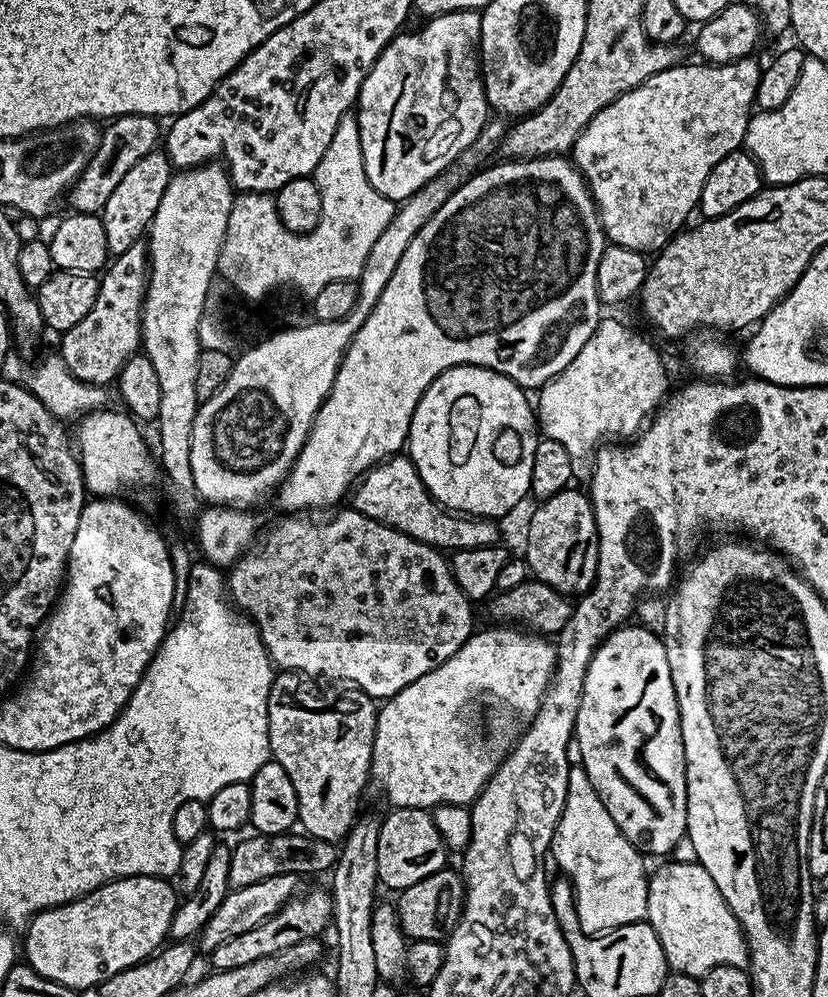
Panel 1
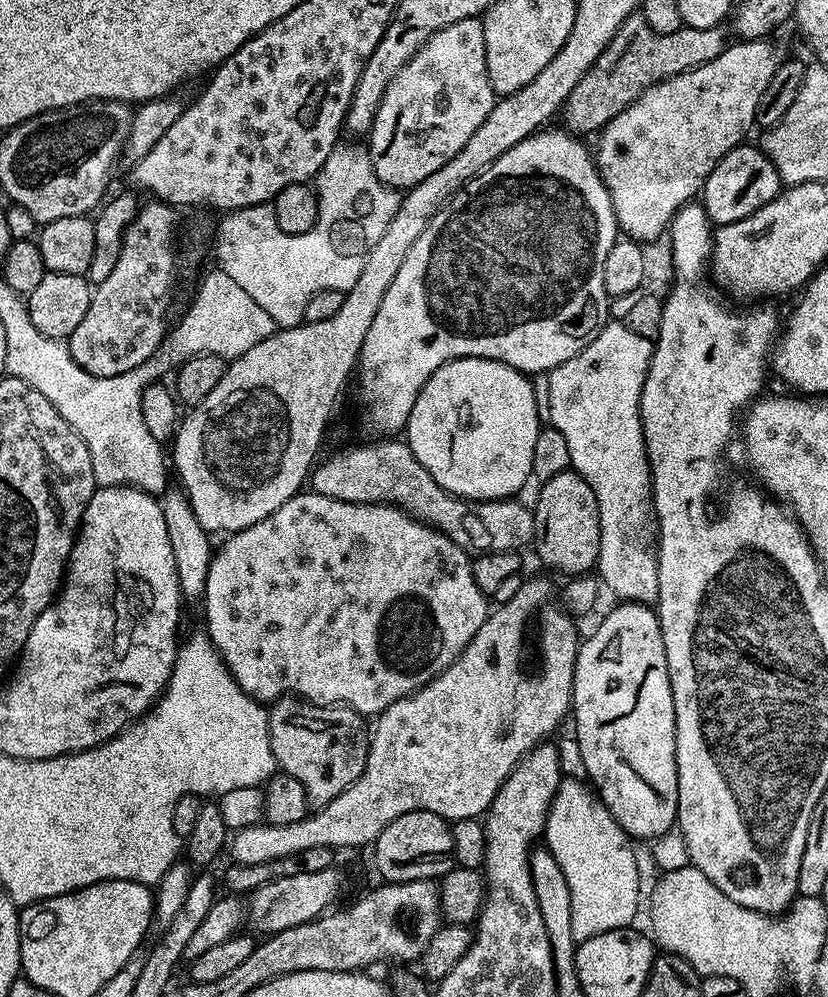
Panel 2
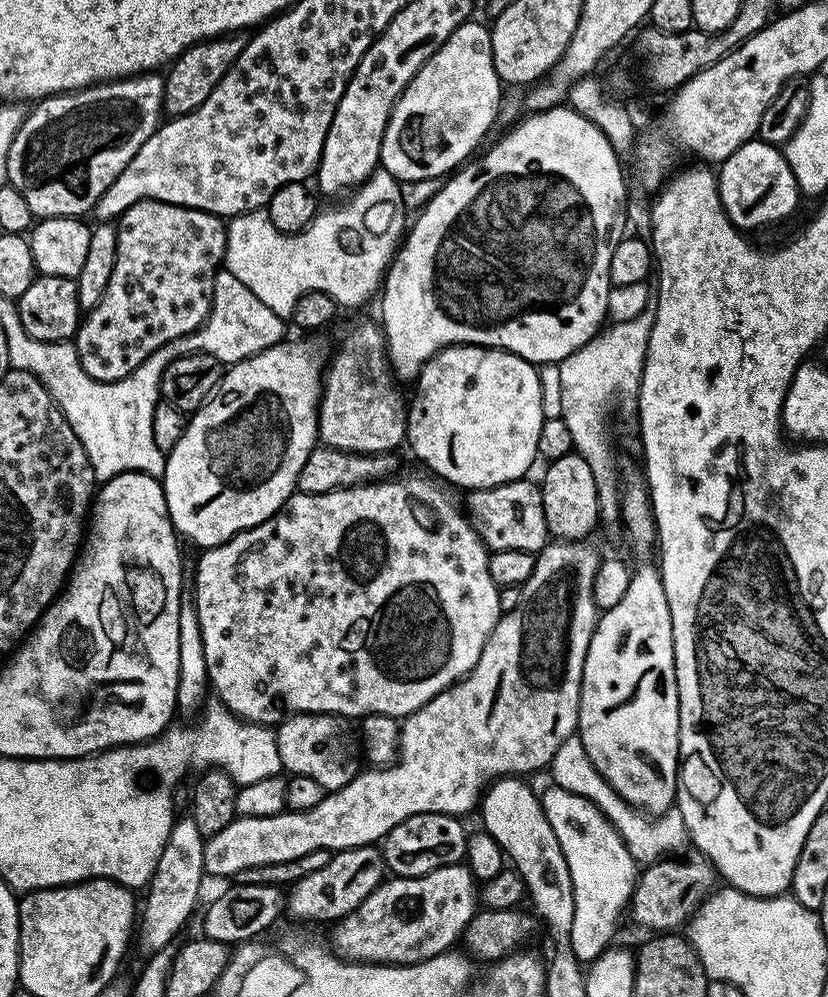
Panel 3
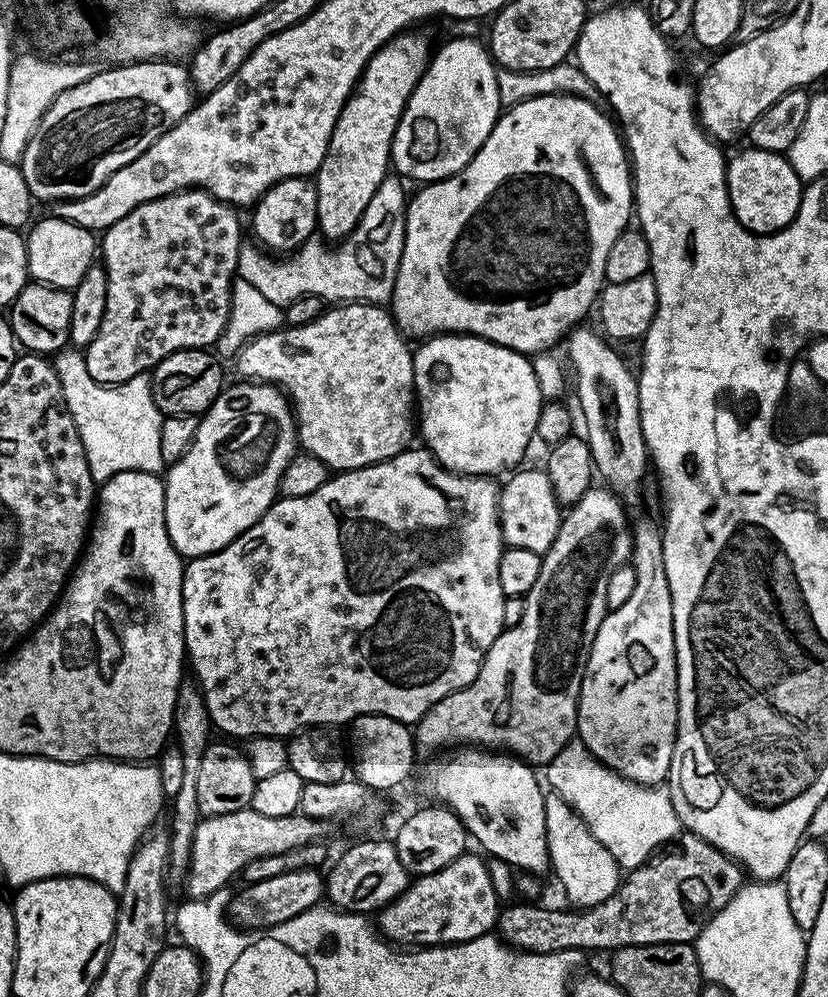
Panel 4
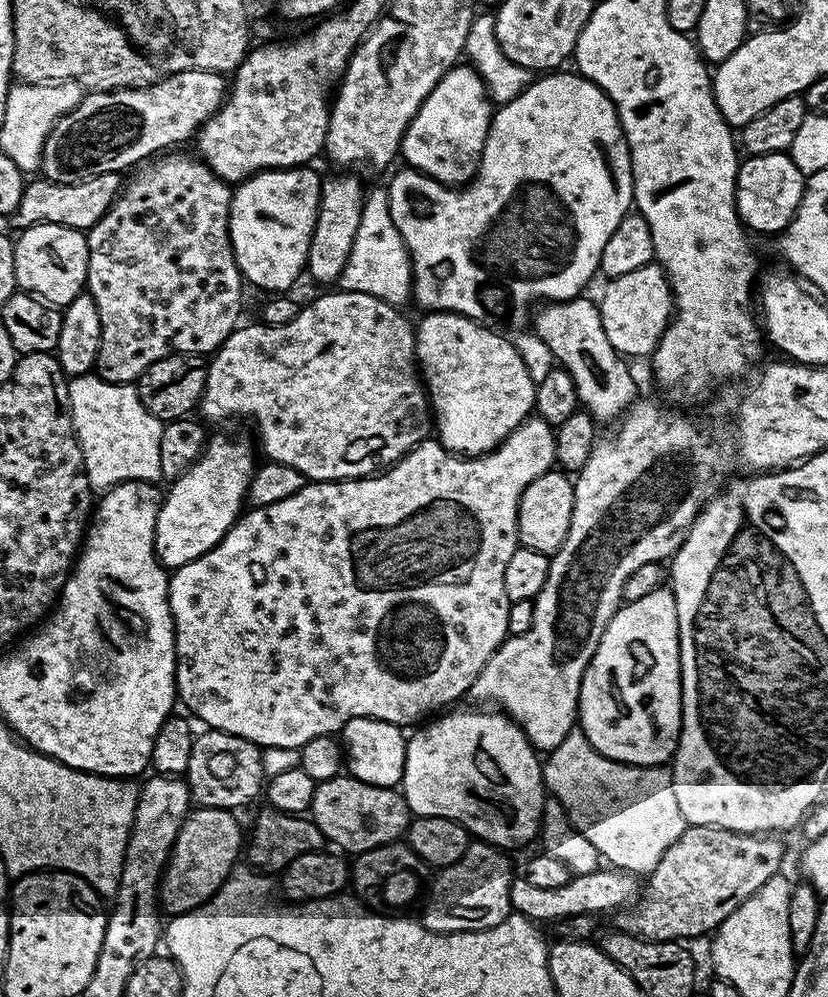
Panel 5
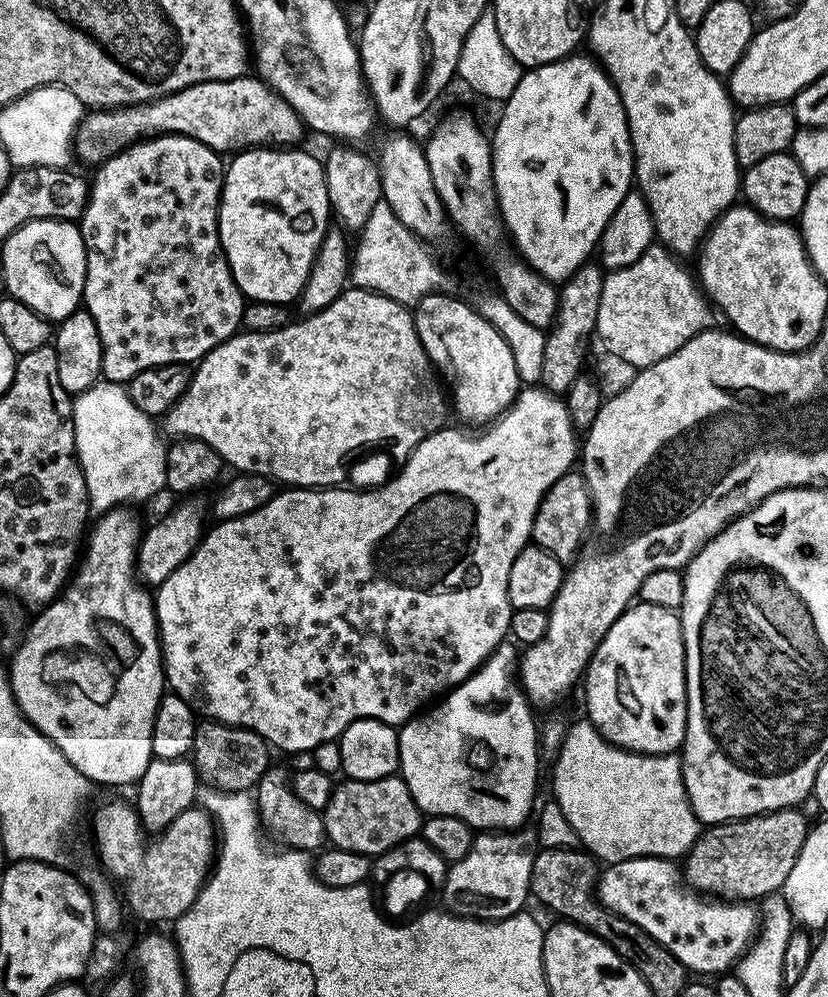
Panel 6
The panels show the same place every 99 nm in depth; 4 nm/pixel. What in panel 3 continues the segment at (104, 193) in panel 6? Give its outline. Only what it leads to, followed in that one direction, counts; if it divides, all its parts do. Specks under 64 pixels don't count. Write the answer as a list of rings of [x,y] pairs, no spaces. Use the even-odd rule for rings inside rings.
[[[143,200],[134,206],[130,206],[130,210],[126,210],[118,217],[116,237],[118,238],[118,254],[114,258],[114,274],[110,274],[110,286],[106,286],[106,294],[102,294],[100,301],[81,319],[80,326],[77,328],[74,337],[76,353],[80,359],[82,370],[86,370],[86,374],[90,374],[90,378],[101,380],[102,382],[110,382],[111,384],[130,375],[142,362],[146,362],[146,358],[150,358],[150,354],[154,354],[154,350],[158,350],[178,338],[190,335],[191,332],[198,330],[204,325],[212,305],[214,278],[216,273],[221,271],[224,262],[226,224],[221,217],[209,212],[194,210],[186,206],[174,206],[170,202],[162,202],[161,200]]]

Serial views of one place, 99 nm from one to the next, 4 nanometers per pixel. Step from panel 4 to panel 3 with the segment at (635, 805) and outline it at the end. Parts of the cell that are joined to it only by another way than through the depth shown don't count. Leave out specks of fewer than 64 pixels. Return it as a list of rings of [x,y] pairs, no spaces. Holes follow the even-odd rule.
[[[605,779],[596,784],[566,784],[564,790],[570,790],[579,796],[597,805],[619,833],[630,854],[640,864],[651,864],[661,859],[664,855],[676,849],[682,842],[687,841],[685,823],[682,820],[681,812],[676,807],[670,807],[663,815],[655,818],[648,817],[640,813],[631,805],[626,804],[625,800],[614,790]]]

